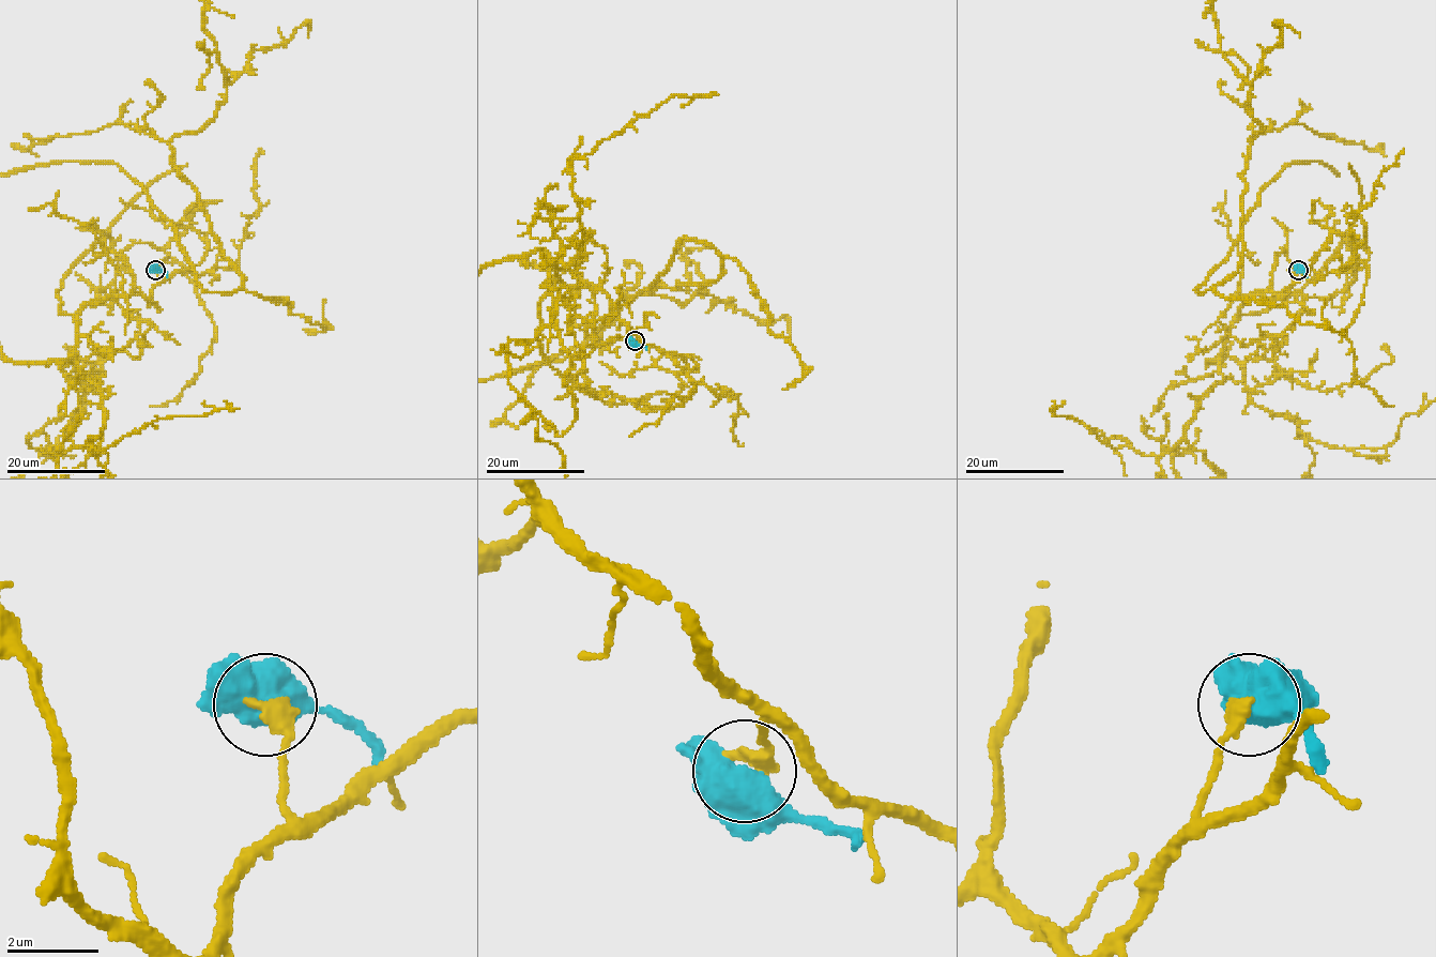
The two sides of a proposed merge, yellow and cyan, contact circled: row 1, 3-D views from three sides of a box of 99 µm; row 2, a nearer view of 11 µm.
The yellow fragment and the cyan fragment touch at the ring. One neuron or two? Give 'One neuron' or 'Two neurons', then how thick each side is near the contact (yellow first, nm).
Two neurons. Thickness 380 nm (yellow) against 650 nm

